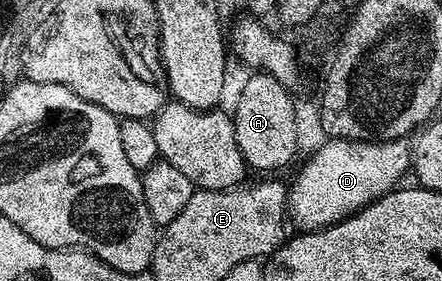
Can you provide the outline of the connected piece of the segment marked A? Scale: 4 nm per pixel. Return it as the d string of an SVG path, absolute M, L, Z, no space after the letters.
M253 72L239 95L232 116L235 139L247 166L272 171L286 166L298 151L298 117L291 90L270 73Z

